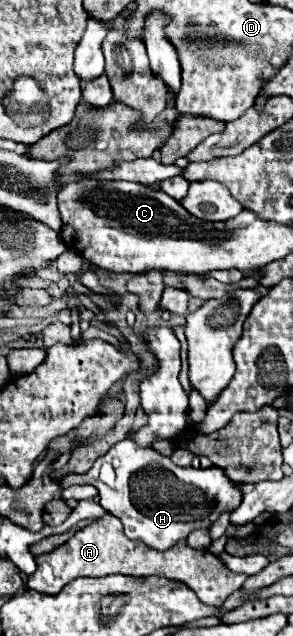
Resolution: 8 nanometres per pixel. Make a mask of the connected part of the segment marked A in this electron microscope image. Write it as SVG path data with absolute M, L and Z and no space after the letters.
M106 513L100 519L94 519L84 529L76 531L70 541L56 547L54 551L38 555L36 565L38 569L28 577L28 587L46 595L60 593L66 583L78 577L106 577L114 573L134 575L134 577L158 575L158 577L178 579L186 583L200 597L200 601L212 607L220 607L224 599L230 593L242 589L246 581L246 575L236 575L228 571L228 567L216 555L204 549L198 549L198 551L190 549L186 541L180 541L176 549L168 549L168 553L156 553L154 549L148 549L142 541L132 541L124 537L120 519L114 517L112 513Z

